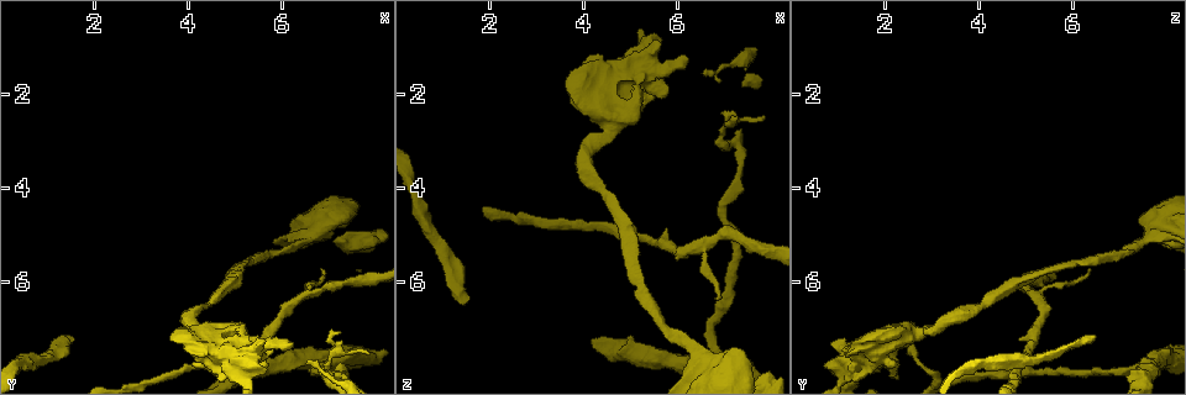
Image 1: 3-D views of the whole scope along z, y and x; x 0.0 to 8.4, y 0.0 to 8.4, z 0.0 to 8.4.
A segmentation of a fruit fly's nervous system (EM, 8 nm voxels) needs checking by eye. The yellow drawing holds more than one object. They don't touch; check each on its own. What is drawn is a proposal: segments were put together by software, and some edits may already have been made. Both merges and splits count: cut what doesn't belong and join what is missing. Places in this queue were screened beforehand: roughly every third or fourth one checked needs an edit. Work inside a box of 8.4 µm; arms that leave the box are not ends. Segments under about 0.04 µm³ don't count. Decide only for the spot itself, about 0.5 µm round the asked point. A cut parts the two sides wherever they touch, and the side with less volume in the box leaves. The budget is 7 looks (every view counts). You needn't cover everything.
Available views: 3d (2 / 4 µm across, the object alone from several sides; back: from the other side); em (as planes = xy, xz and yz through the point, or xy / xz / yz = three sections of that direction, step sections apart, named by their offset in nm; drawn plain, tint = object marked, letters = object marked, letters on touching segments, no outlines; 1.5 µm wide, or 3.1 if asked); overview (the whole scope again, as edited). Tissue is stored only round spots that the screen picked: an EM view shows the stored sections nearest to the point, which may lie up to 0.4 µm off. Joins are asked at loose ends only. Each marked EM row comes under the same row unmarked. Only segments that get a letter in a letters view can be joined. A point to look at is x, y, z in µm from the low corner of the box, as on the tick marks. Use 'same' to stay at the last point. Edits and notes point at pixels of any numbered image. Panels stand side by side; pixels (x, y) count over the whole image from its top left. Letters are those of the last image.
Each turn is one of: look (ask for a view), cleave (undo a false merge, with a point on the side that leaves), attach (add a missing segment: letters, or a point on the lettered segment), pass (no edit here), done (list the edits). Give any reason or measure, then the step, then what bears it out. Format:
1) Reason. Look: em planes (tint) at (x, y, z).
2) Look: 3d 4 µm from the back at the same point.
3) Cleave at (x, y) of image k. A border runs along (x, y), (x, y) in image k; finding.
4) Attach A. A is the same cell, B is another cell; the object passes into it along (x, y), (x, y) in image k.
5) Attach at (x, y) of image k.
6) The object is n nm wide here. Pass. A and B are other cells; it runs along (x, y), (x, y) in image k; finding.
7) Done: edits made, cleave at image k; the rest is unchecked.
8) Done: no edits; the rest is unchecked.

Look: em xy step 8 (tint) at (7.90, 7.50, 2.50).

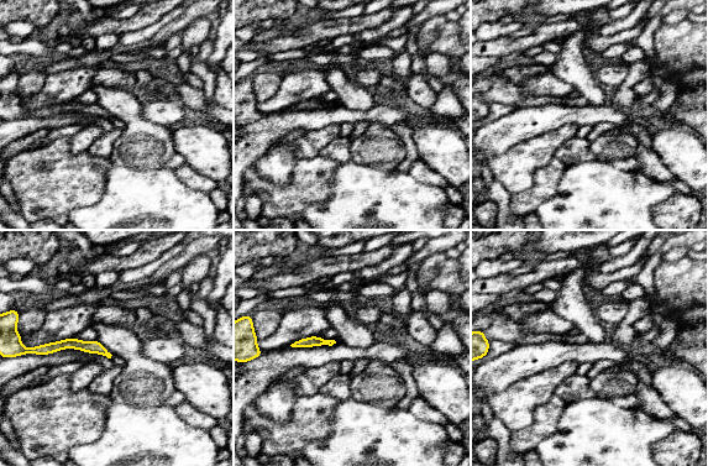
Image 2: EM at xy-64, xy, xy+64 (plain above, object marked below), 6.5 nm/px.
See the neighbours. Look: em xy step 8 (letters) at the same point.

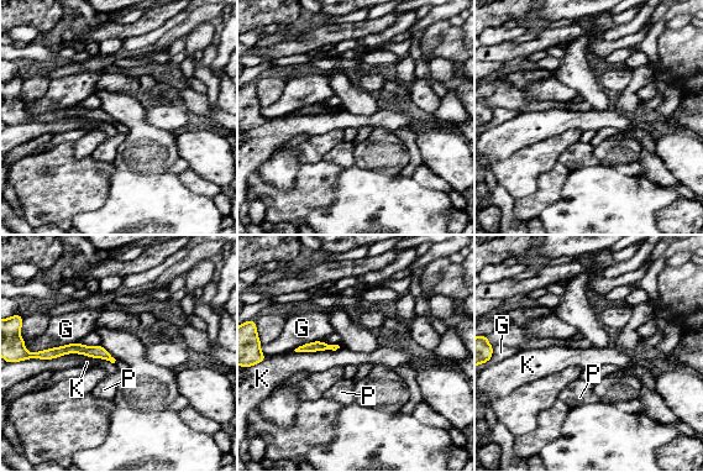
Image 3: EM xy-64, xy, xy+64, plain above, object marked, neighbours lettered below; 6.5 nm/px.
Pass. G, K and P are other cells; it runs along (45, 354), (82, 349), (106, 356) in image 3; no lettered segment goes on from it.

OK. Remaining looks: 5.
An open end. Look: 3d 2 µm at (3.75, 7.00, 1.90).

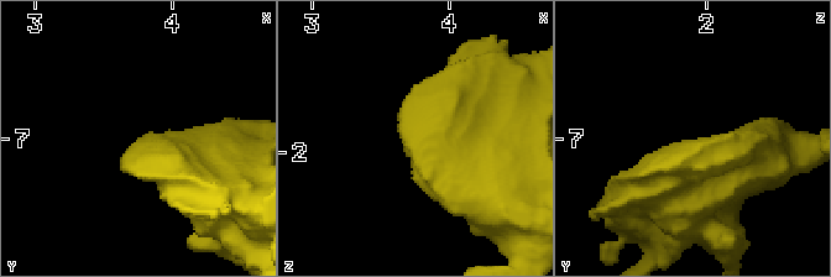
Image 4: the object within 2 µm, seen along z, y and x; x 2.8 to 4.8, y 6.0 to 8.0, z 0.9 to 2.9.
Now the EM. Look: em xz step 8 (letters) at (3.72, 7.04, 1.94).

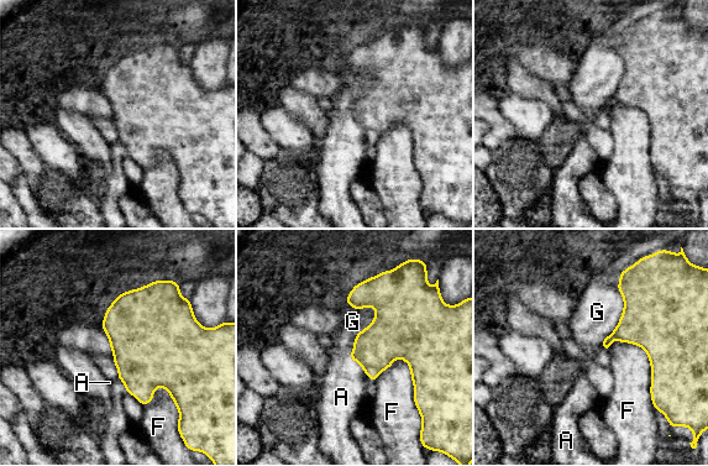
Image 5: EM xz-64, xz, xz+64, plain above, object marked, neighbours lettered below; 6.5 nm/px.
Pass. A, F and G are other cells; a border runs along (370, 304), (375, 318), (347, 355) in image 5; none of them fits.

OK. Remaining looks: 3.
Free end. Look: em xy step 4 (tint) at (1.50, 7.10, 6.45).

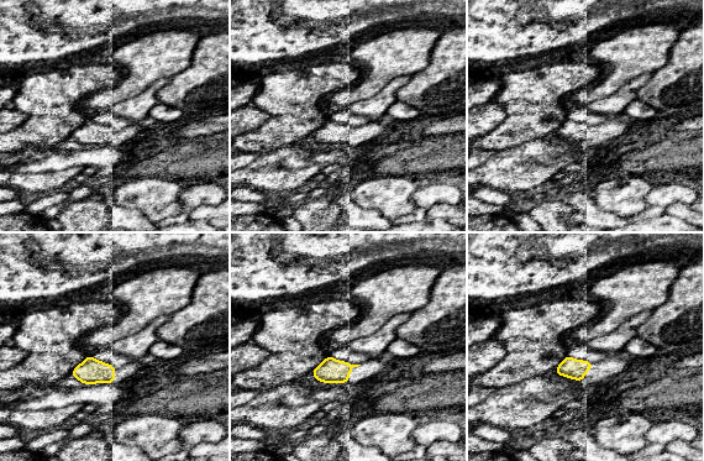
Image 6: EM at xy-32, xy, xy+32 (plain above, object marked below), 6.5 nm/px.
Look: em planes (letters) at the same point.

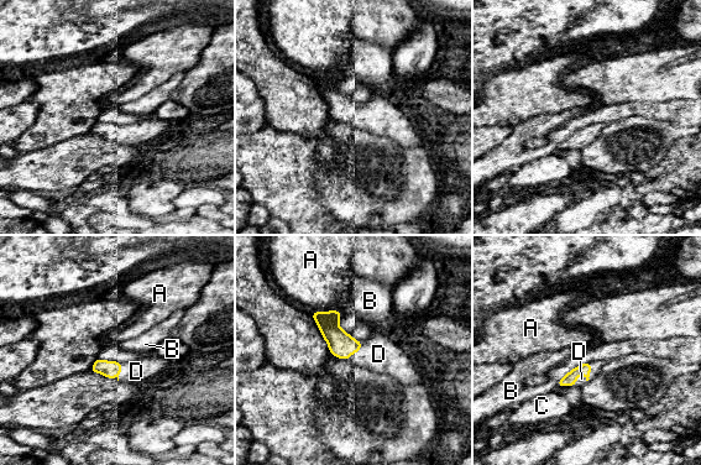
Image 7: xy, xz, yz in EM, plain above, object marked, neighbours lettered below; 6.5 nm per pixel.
Attach D. D is the same cell, A, B and C are other cells; the cell continues.

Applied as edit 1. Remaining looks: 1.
Done: edits made, attach at image 7; the rest is unchecked.

